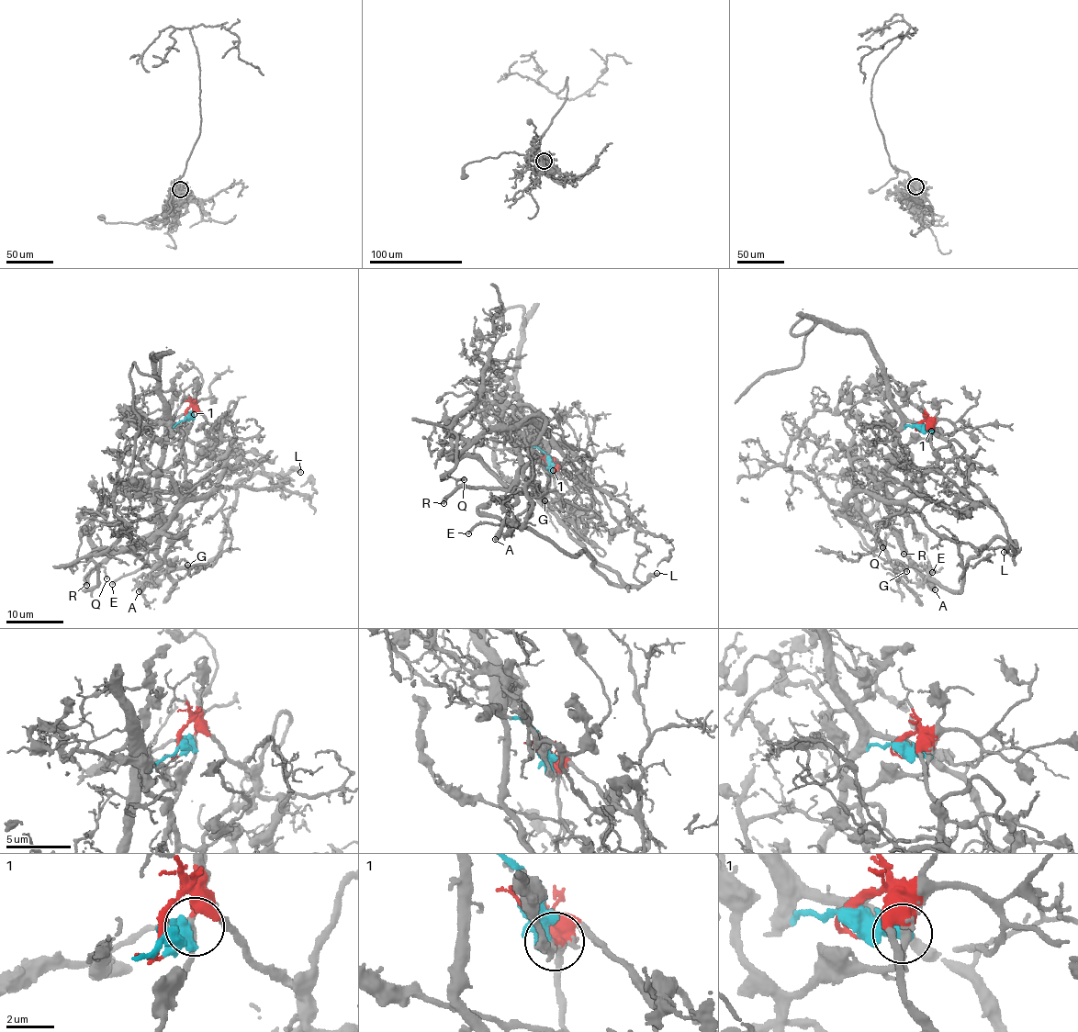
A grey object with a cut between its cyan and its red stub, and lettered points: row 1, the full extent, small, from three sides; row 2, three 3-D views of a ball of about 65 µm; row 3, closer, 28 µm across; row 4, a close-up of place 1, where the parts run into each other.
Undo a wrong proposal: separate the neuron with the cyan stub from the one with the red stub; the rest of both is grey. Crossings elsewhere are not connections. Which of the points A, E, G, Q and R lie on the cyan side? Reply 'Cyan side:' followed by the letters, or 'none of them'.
Cyan side: A, Q, R

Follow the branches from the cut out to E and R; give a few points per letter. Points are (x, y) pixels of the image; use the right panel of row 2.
E: (918, 423), (926, 420), (931, 435), (903, 446), (905, 485), (890, 505), (925, 536), (925, 567), (932, 573)
R: (918, 423), (894, 438), (886, 468), (889, 525), (902, 541), (901, 529), (904, 554)

